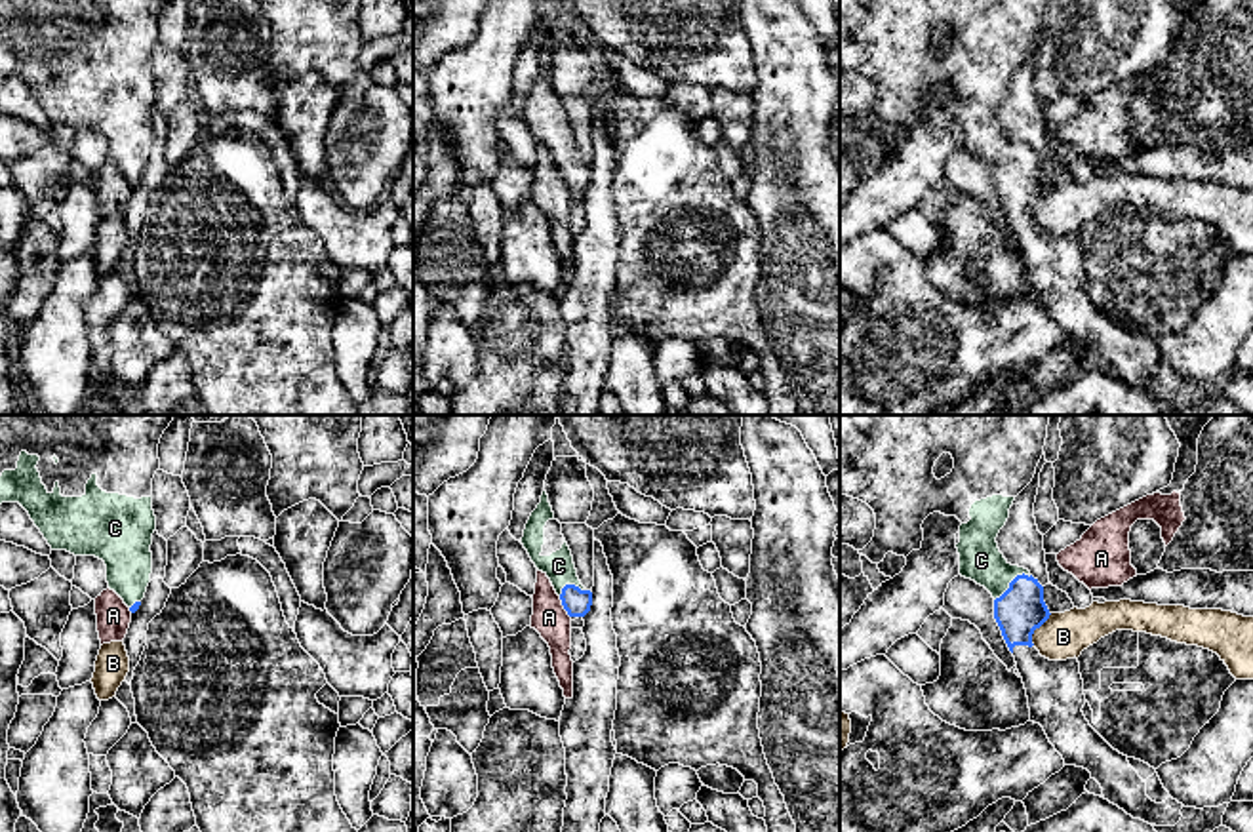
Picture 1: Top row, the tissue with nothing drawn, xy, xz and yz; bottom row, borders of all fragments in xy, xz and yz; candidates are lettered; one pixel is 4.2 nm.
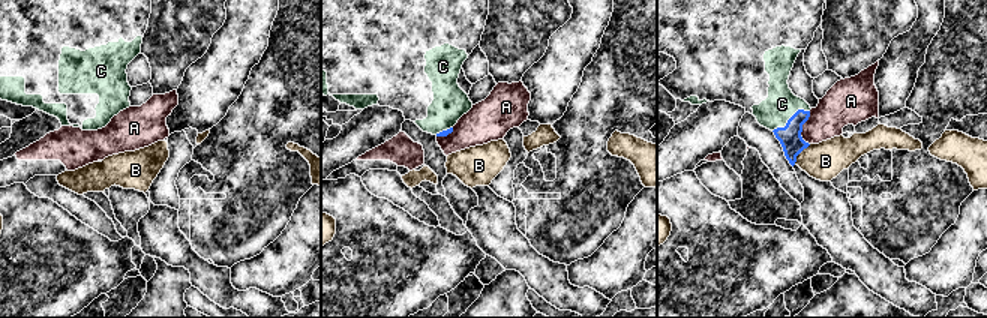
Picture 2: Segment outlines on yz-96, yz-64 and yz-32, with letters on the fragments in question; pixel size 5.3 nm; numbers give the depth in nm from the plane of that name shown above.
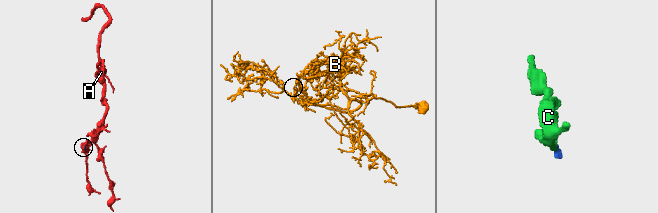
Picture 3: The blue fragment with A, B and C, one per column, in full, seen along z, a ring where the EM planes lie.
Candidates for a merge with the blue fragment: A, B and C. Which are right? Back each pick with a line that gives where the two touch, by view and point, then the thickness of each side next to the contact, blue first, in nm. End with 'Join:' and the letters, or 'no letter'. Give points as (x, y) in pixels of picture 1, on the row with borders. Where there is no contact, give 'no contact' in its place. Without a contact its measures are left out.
C: contact yz (1012, 581); calibres 200 and 180 nm
Join: C

